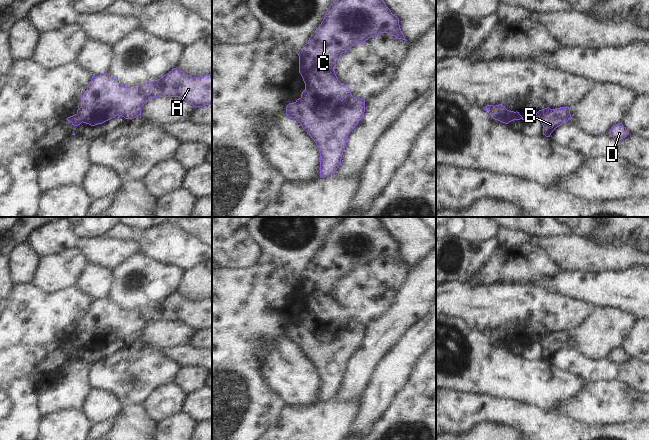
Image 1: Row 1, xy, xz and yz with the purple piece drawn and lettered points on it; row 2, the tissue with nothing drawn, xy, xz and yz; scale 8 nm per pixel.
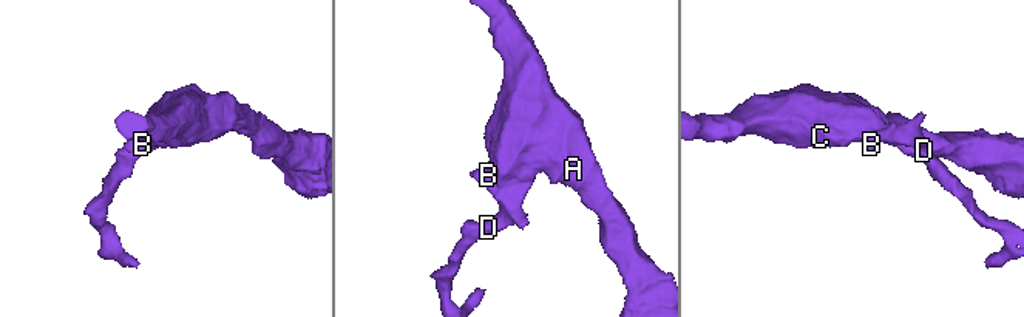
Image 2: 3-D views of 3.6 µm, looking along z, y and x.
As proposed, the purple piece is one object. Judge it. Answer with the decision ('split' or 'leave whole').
split

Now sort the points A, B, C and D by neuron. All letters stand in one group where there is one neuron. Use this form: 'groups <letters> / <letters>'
groups A C / B D

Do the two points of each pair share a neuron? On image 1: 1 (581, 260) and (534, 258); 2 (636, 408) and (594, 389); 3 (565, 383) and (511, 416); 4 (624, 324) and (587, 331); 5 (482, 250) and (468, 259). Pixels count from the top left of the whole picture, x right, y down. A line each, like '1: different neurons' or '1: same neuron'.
1: different neurons
2: same neuron
3: different neurons
4: same neuron
5: same neuron

